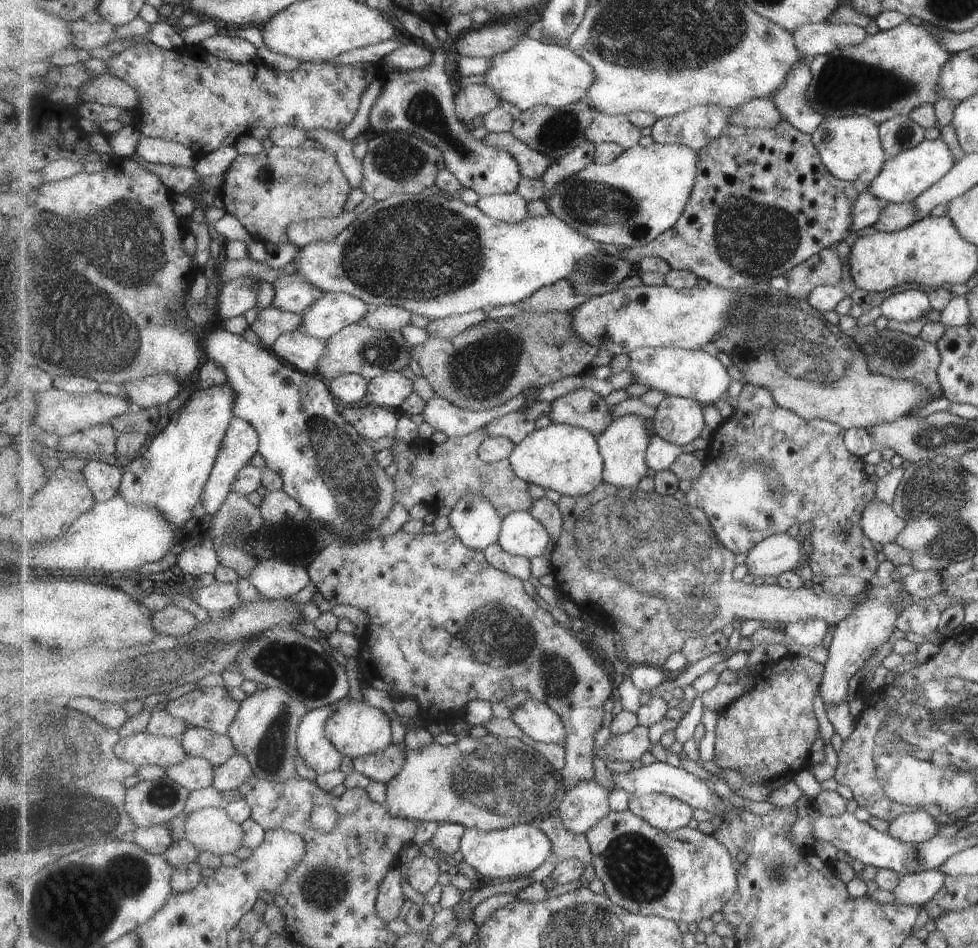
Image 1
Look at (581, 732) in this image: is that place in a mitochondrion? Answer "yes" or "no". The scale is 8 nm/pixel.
no

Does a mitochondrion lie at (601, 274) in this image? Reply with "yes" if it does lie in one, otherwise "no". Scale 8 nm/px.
yes

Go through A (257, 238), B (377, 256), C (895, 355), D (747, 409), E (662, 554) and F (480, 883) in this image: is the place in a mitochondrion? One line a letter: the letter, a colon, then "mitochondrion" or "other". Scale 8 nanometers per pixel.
A: other
B: mitochondrion
C: mitochondrion
D: other
E: mitochondrion
F: other

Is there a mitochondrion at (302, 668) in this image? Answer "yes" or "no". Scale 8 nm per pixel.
yes

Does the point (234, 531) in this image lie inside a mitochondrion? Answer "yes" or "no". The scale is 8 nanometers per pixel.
yes

